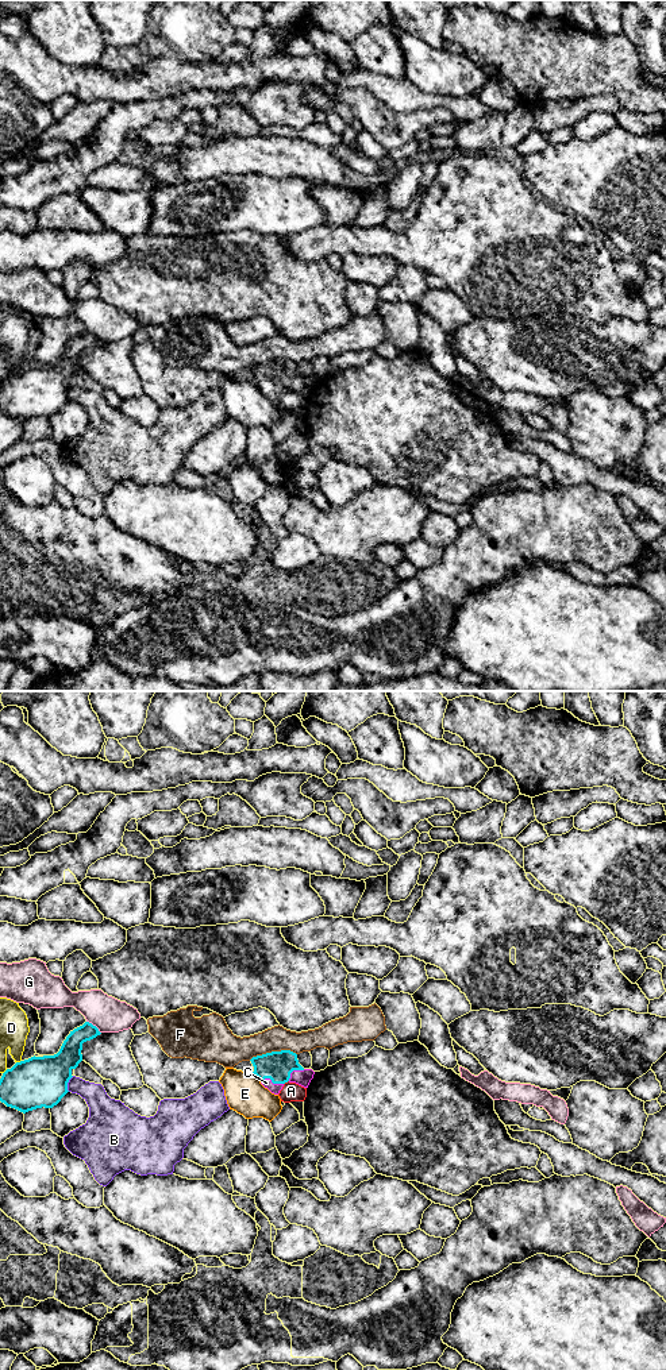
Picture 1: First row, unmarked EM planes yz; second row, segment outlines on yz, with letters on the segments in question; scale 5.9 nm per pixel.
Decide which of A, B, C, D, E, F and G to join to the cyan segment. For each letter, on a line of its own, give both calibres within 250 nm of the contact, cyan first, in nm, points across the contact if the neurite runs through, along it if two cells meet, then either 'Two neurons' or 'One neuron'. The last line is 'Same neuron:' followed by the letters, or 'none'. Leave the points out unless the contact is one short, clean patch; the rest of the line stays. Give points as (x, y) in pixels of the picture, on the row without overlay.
A: Thickness 180 nm (cyan) against 110 nm. Two neurons
B: Thickness 300 nm (cyan) against 160 nm. Two neurons
C: Thickness 180 nm (cyan) against 60 nm. Path across: yz (277, 374), (273, 379), (272, 390), (274, 397). One neuron
D: Thickness 300 nm (cyan) against 180 nm. Two neurons
E: Thickness 180 nm (cyan) against 240 nm. Two neurons
F: Thickness 180 nm (cyan) against 180 nm. Two neurons
G: Thickness 140 nm (cyan) against 200 nm. Two neurons
Same neuron: C

